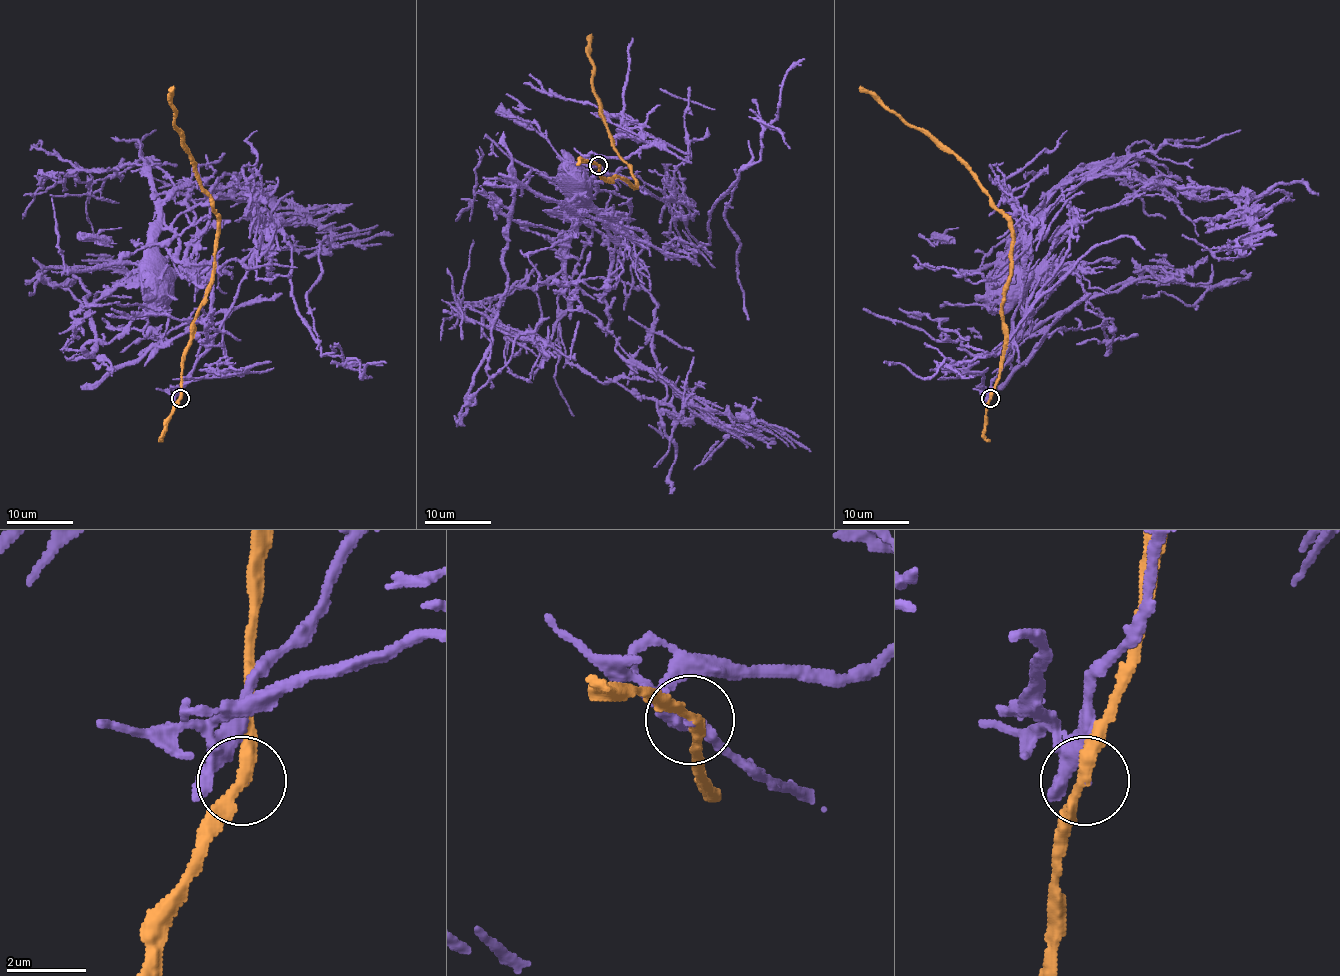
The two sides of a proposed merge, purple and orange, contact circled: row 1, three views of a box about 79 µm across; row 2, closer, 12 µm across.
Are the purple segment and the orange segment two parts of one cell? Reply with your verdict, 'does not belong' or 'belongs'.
does not belong

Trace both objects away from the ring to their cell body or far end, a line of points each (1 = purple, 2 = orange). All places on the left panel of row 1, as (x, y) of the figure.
1: (179, 398), (249, 268), (159, 263), (196, 233), (191, 183), (328, 244), (275, 235)
2: (179, 398), (191, 322), (212, 273), (217, 220), (183, 137), (174, 129), (173, 87)

